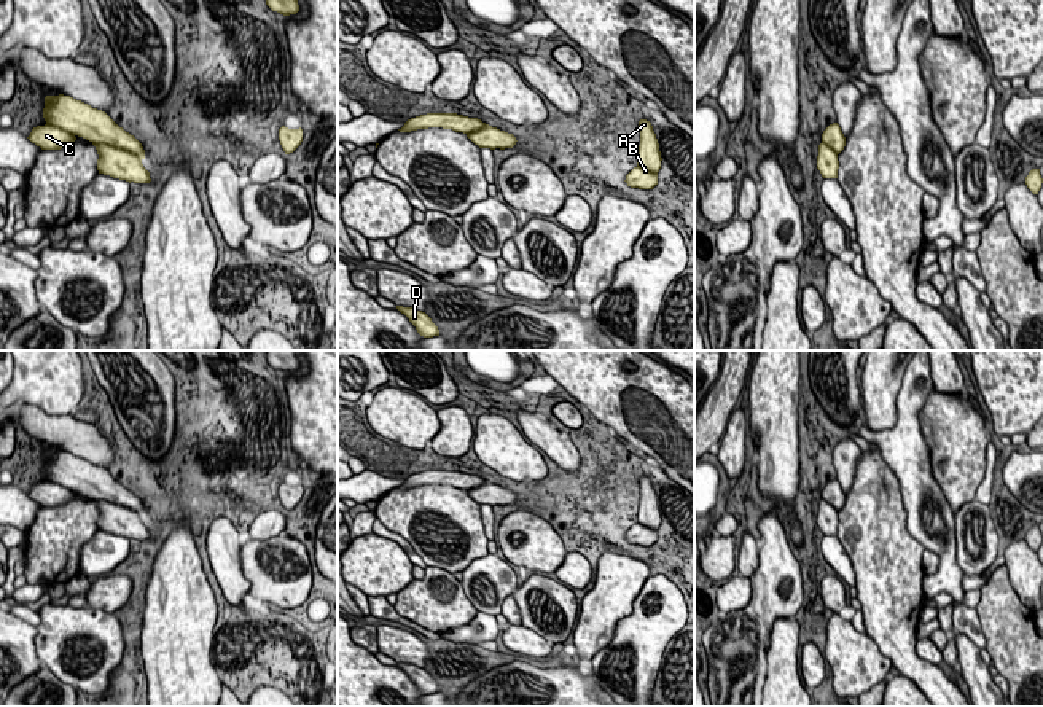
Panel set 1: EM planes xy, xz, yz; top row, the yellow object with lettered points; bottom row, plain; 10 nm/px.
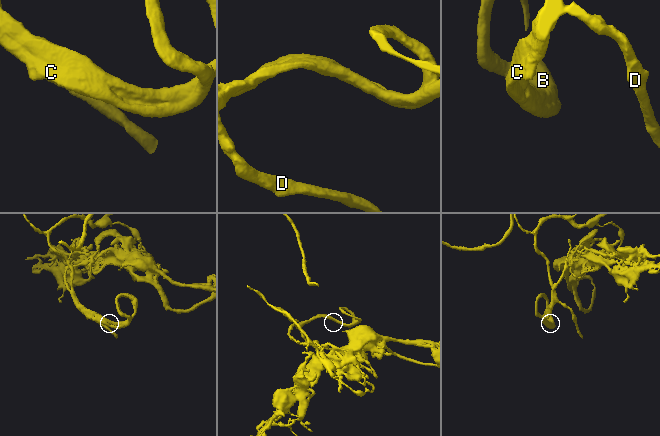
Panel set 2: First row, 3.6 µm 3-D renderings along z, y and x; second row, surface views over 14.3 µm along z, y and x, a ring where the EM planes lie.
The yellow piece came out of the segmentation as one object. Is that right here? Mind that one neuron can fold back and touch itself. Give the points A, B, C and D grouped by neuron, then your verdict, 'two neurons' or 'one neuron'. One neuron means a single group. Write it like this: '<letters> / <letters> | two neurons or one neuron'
A B C D | one neuron

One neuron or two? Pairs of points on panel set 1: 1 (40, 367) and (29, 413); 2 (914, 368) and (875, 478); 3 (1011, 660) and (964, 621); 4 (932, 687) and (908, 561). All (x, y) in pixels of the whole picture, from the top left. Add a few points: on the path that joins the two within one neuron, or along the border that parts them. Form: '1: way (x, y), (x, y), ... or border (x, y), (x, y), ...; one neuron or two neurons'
1: border (24, 402), (50, 414), (67, 414); two neurons
2: border (871, 441), (894, 473), (900, 492); two neurons
3: border (975, 609), (986, 647); two neurons
4: way (903, 655), (900, 648), (900, 593); one neuron

